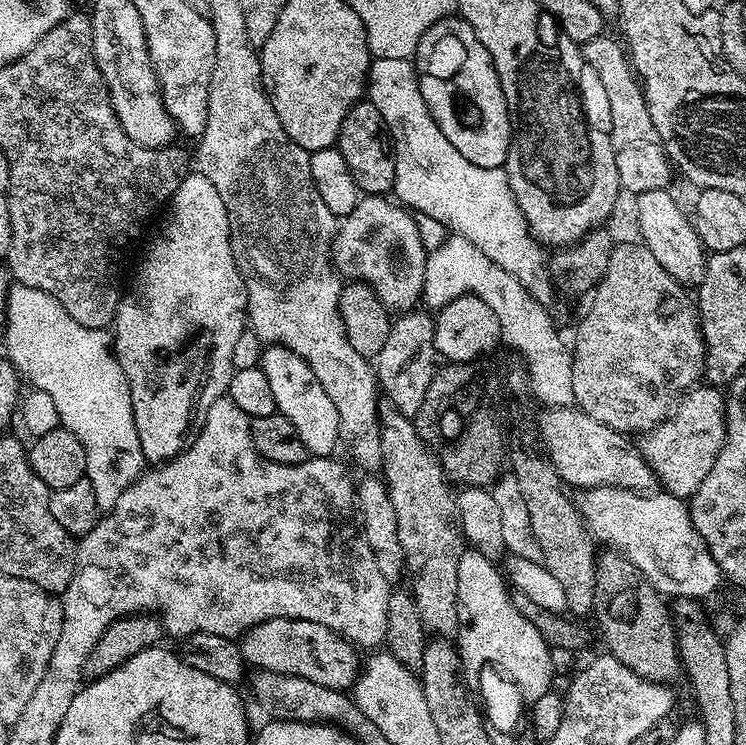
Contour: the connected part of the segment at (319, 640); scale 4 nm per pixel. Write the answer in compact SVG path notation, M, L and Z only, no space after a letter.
M270 618L249 628L239 637L238 643L245 665L262 672L277 672L290 674L294 678L307 678L310 682L318 682L318 686L351 689L362 667L362 656L359 656L361 653L357 645L318 622L306 622L294 618Z

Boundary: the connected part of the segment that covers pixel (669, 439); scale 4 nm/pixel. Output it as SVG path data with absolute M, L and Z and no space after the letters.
M693 386L683 393L668 419L643 433L644 441L638 444L659 487L671 496L692 497L710 474L710 466L714 466L724 445L725 393L716 386L700 387Z

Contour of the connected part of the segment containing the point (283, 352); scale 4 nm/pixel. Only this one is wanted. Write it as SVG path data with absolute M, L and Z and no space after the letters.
M274 344L263 349L264 362L262 369L269 379L271 393L274 394L276 411L290 418L294 430L298 430L298 438L306 442L309 453L313 457L331 457L332 452L341 443L340 427L338 426L338 410L334 410L334 402L330 402L330 394L322 390L322 382L314 378L314 370L294 350L281 344Z

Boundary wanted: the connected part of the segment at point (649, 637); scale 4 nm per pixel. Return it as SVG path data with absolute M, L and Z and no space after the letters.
M604 550L596 558L594 617L600 623L604 644L622 666L634 670L644 680L665 679L664 672L681 671L673 617L665 597L654 590L646 577L621 552Z

